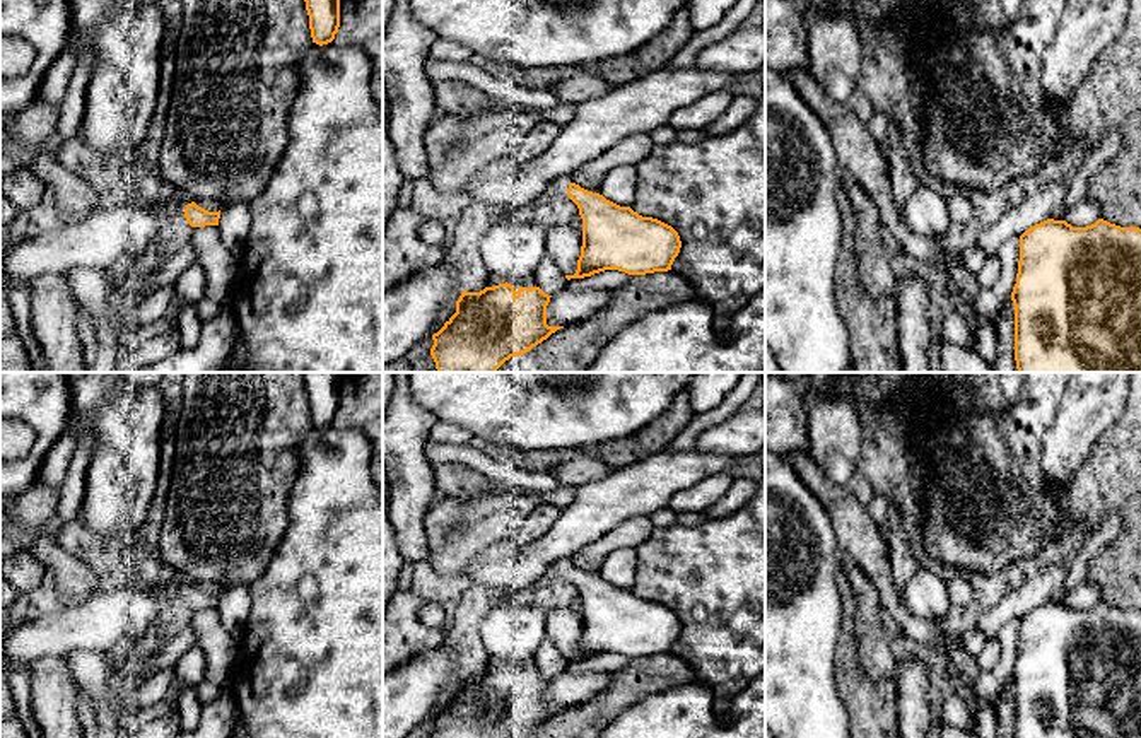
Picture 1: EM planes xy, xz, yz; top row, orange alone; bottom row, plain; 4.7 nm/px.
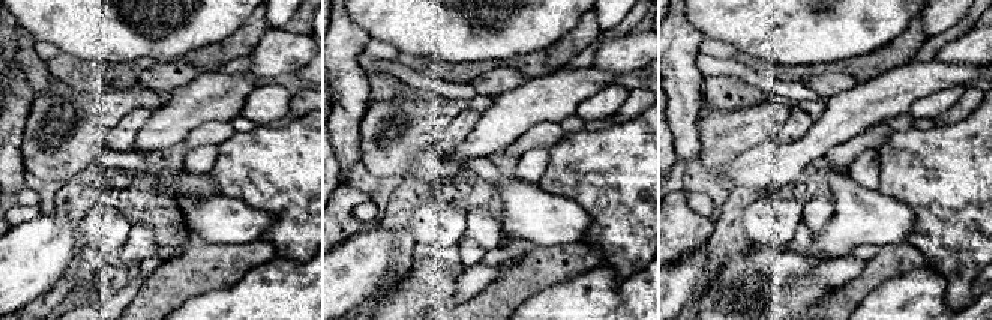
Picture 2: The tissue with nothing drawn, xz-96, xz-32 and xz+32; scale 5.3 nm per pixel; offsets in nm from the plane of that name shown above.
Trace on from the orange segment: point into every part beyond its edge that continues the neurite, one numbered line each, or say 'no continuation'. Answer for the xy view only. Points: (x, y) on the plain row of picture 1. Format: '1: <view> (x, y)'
no continuation

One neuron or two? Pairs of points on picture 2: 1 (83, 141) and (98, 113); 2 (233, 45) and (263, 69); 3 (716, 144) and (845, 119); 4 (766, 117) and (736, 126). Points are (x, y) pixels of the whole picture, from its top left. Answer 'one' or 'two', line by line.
1: one
2: two
3: two
4: one

